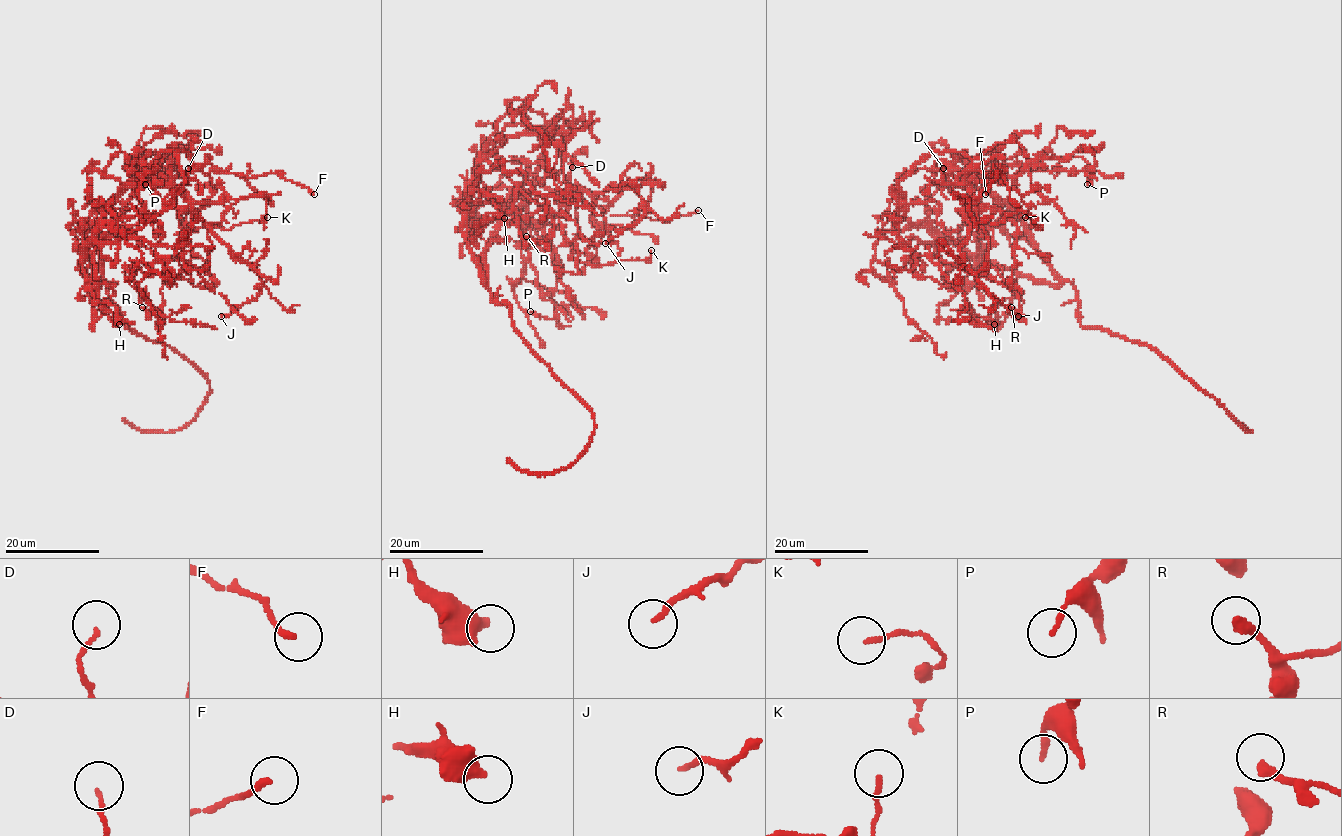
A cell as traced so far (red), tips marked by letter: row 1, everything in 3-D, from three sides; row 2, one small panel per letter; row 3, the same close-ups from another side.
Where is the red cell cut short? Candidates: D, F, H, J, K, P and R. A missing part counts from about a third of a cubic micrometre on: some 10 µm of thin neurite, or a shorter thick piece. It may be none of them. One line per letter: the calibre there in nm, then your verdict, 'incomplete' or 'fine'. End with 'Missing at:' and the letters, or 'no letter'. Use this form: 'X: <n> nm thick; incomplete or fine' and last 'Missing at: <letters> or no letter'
D: 110 nm thick; fine
F: 180 nm thick; fine
H: 500 nm thick; fine
J: 160 nm thick; fine
K: 120 nm thick; fine
P: 160 nm thick; fine
R: 300 nm thick; fine
Missing at: no letter

